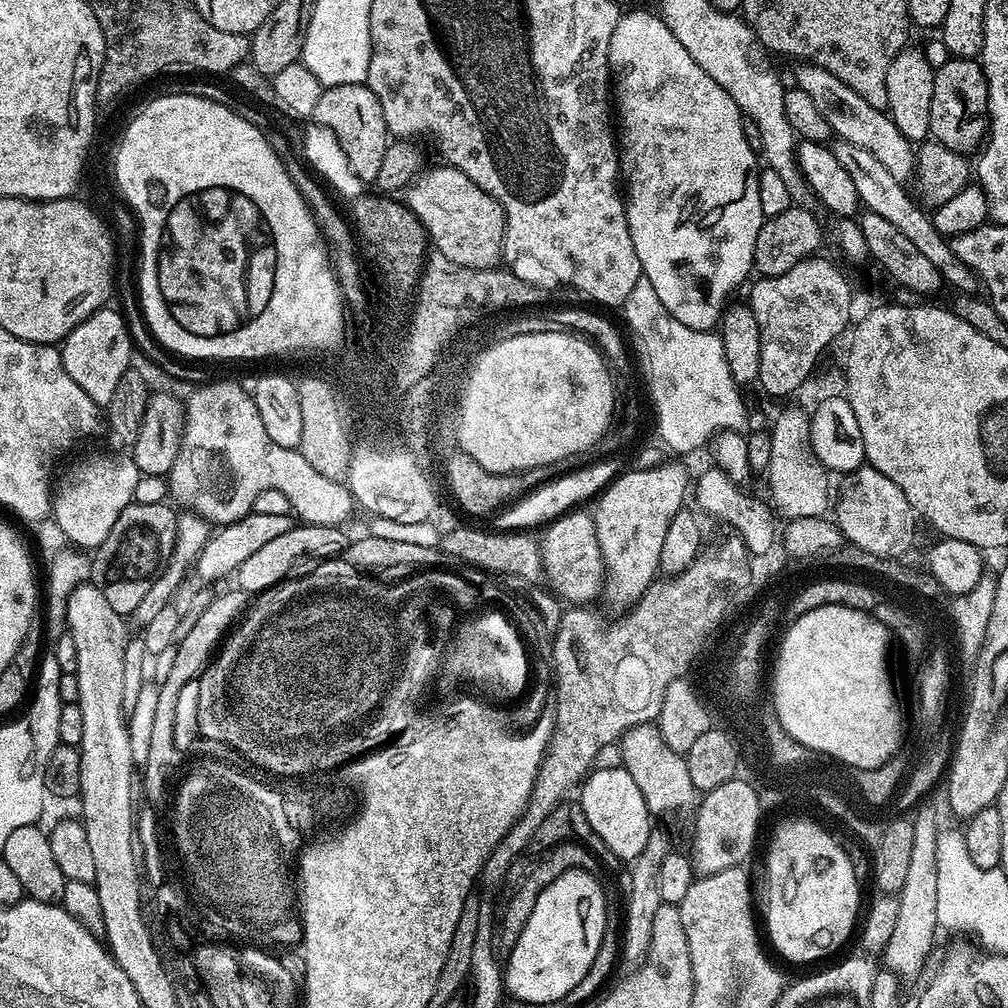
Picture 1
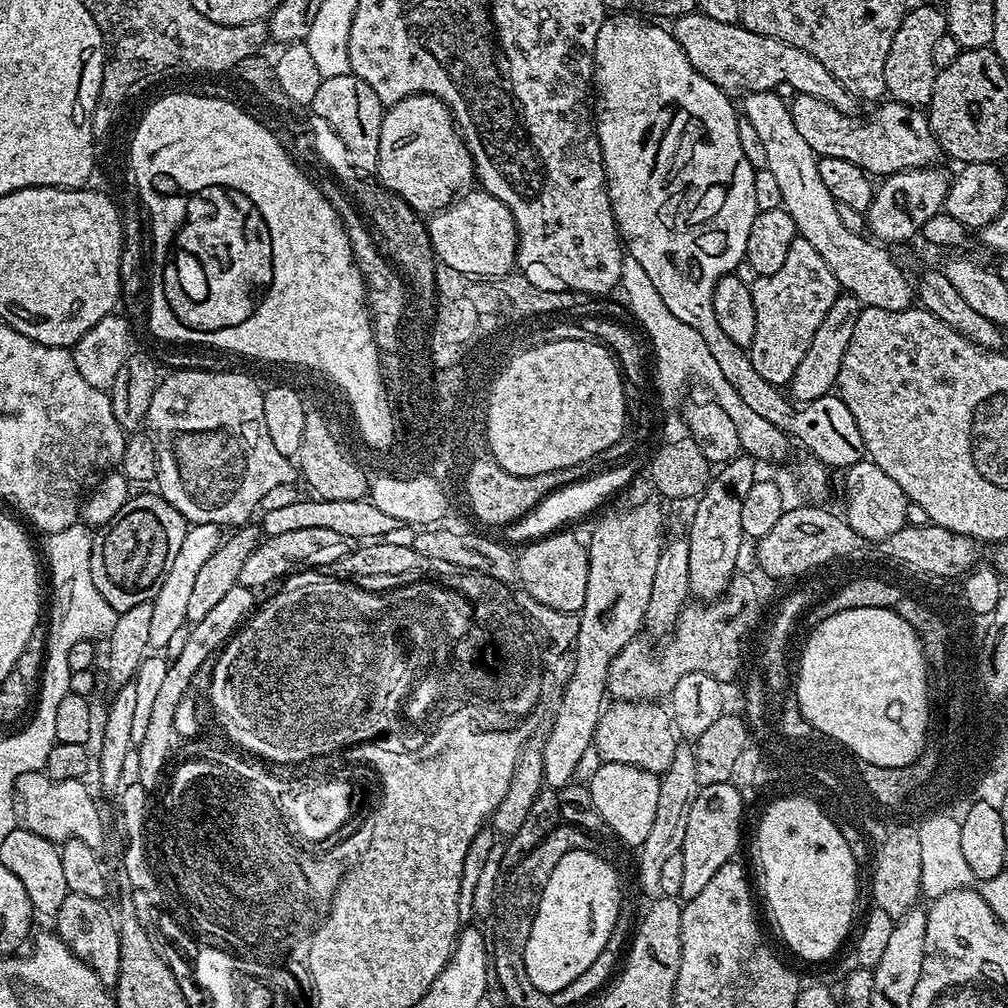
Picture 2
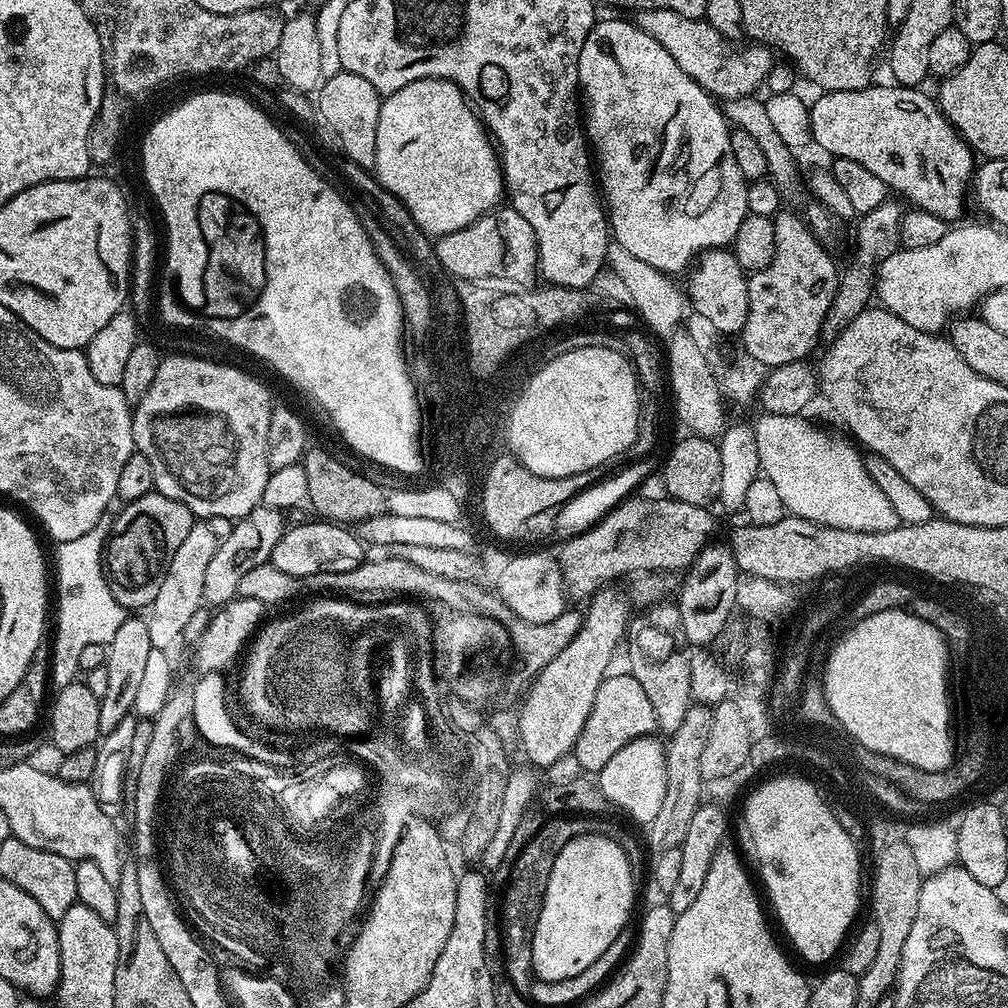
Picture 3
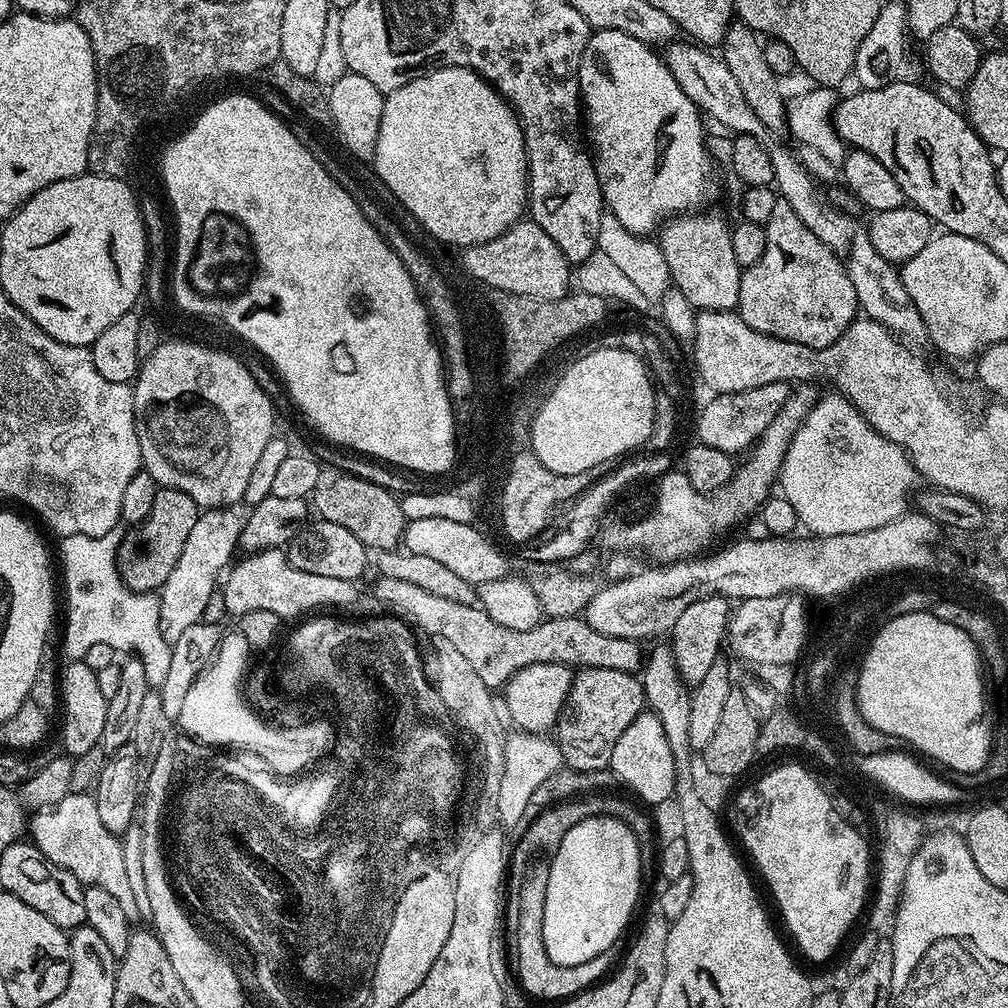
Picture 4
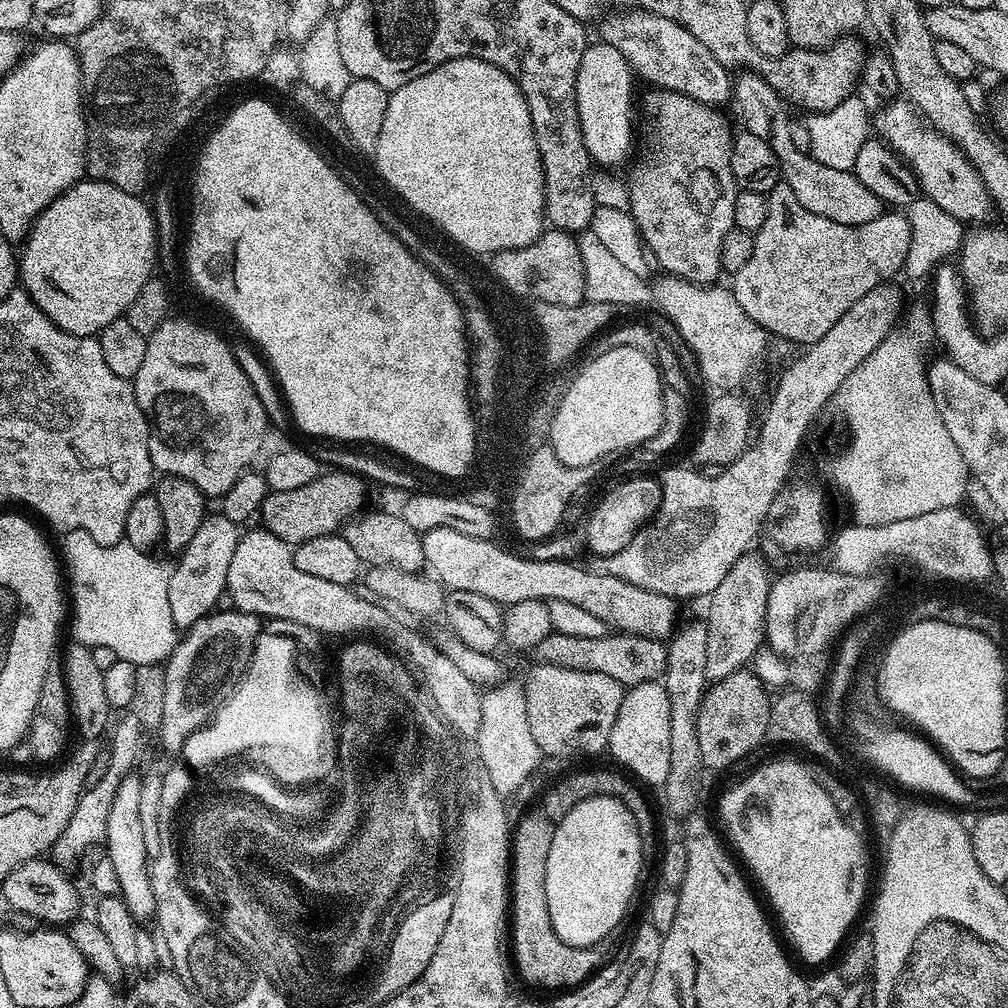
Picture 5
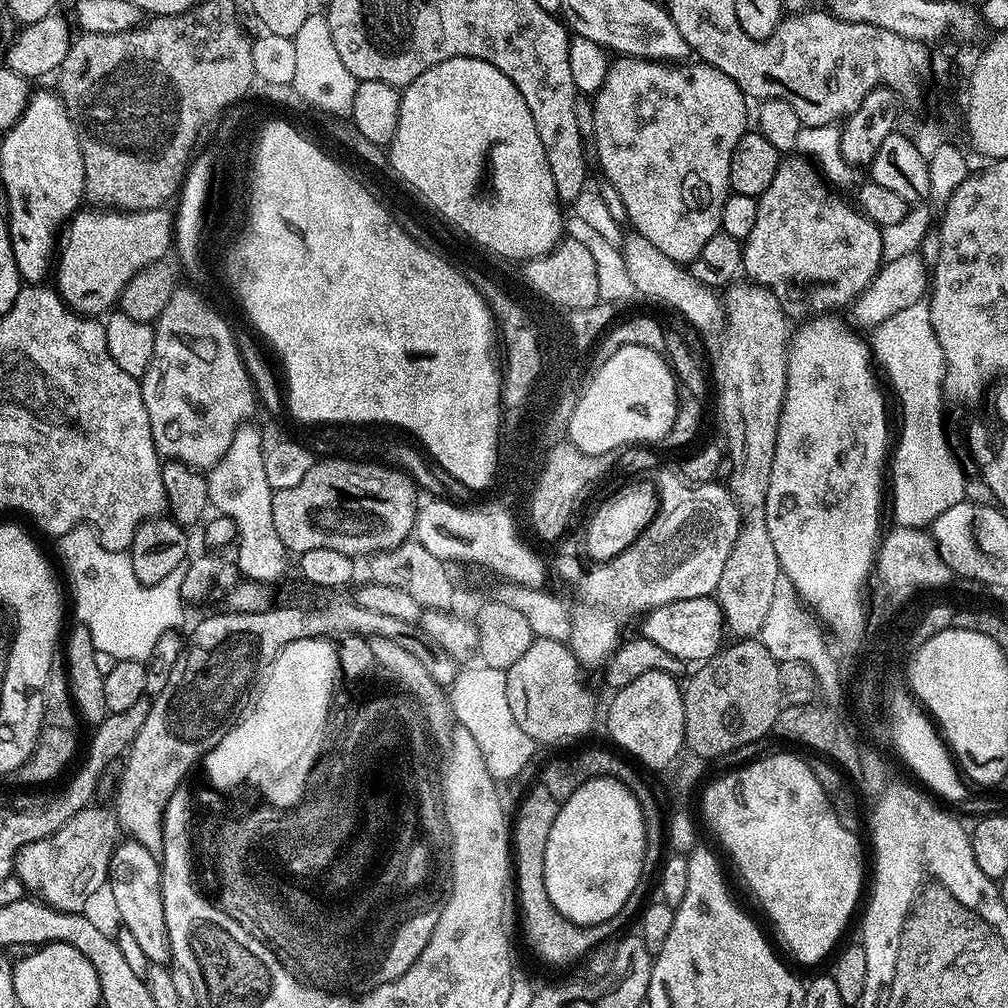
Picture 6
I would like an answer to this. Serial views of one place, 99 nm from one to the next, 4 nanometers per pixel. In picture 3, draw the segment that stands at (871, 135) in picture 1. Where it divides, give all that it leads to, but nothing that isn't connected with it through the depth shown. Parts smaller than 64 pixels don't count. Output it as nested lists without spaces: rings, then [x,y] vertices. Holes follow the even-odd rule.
[[[648,6],[635,13],[634,23],[642,30],[646,30],[646,34],[650,34],[650,38],[654,38],[654,42],[666,46],[666,50],[670,50],[670,58],[674,58],[674,62],[678,62],[678,66],[682,66],[685,74],[694,78],[694,82],[698,82],[698,86],[702,86],[717,101],[737,100],[743,96],[759,93],[759,88],[762,88],[768,75],[772,73],[774,67],[773,49],[755,42],[749,43],[747,45],[749,48],[736,48],[740,46],[727,40],[722,34],[718,34],[718,30],[714,30],[714,26],[710,26],[703,18],[695,20],[694,18],[686,18],[682,14],[674,14],[674,10],[669,8]]]

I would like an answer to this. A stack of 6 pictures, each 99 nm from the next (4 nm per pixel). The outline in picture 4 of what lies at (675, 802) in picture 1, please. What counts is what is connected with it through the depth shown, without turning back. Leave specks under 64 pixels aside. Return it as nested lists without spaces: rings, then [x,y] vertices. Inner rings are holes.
[[[579,669],[573,675],[563,712],[554,727],[554,739],[560,745],[564,764],[580,771],[609,767],[618,738],[622,738],[626,726],[630,726],[645,708],[644,688],[639,675],[622,670]]]

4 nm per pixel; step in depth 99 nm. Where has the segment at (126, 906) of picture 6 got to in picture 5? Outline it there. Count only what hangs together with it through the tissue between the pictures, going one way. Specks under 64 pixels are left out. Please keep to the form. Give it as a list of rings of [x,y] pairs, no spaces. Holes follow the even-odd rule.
[[[130,774],[122,778],[118,790],[114,794],[114,802],[110,805],[110,818],[106,818],[106,834],[104,840],[108,844],[106,858],[117,874],[120,883],[119,893],[126,902],[130,914],[137,922],[151,921],[156,915],[154,890],[152,889],[152,874],[150,871],[150,851],[143,841],[142,825],[139,817],[138,806],[141,802],[141,777]]]

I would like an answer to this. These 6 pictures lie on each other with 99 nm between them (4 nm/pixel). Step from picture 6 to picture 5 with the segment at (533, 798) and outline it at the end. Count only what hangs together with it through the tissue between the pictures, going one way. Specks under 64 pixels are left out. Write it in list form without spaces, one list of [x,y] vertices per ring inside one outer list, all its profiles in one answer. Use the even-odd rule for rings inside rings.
[[[528,810],[520,817],[521,820],[515,821],[514,827],[510,832],[510,940],[512,936],[512,952],[516,955],[516,968],[520,971],[520,976],[528,984],[533,984],[536,988],[560,988],[556,990],[571,990],[579,988],[593,972],[597,971],[609,959],[608,944],[601,942],[593,944],[591,948],[575,948],[566,942],[562,942],[562,938],[558,938],[558,934],[554,934],[554,926],[550,922],[550,910],[546,906],[546,858],[550,858],[550,842],[554,842],[554,821],[542,810]]]

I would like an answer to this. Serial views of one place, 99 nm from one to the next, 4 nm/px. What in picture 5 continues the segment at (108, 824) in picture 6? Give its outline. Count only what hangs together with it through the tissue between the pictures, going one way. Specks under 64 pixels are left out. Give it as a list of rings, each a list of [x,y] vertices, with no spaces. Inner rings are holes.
[[[128,710],[123,713],[120,721],[117,719],[111,725],[108,740],[108,765],[104,768],[104,773],[100,776],[100,781],[93,783],[80,797],[78,806],[66,826],[66,830],[58,838],[54,849],[54,860],[57,865],[67,866],[72,864],[91,844],[101,843],[106,834],[106,818],[110,818],[110,805],[114,802],[114,794],[122,782],[133,771],[136,759],[140,756],[140,739],[142,733],[138,718]],[[117,723],[117,724],[116,724]],[[112,736],[112,737],[111,737]],[[96,784],[96,785],[95,785]]]

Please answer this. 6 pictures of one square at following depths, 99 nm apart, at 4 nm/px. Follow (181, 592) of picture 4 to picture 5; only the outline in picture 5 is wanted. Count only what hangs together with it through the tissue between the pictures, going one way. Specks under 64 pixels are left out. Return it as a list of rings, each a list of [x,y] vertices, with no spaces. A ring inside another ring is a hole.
[[[221,512],[205,515],[194,537],[179,555],[178,564],[172,568],[171,580],[167,586],[171,618],[177,629],[187,630],[213,611],[216,602],[225,595],[228,585],[230,561],[237,549],[240,528]]]

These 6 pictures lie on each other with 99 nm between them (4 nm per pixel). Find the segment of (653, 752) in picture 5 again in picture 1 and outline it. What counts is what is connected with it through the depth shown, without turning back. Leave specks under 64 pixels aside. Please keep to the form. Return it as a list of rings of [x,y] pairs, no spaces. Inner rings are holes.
[[[624,767],[599,768],[589,771],[583,781],[579,789],[578,807],[585,812],[586,821],[599,838],[602,838],[611,855],[616,855],[620,860],[635,862],[642,850],[646,850],[646,842],[654,831],[654,817],[648,811],[642,790],[638,790],[638,782],[630,778]]]

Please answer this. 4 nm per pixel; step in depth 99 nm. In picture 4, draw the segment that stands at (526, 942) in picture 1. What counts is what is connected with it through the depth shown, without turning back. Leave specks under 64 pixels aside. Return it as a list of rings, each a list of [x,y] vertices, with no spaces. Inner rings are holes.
[[[588,816],[582,822],[578,822],[578,826],[574,826],[566,833],[566,838],[562,838],[562,842],[555,852],[551,853],[550,860],[552,860],[552,864],[547,865],[546,910],[542,914],[542,942],[550,962],[554,962],[558,966],[578,966],[582,962],[590,962],[590,958],[597,958],[598,954],[602,954],[602,950],[616,948],[618,944],[616,939],[623,934],[624,927],[627,926],[628,919],[631,918],[632,911],[635,910],[636,903],[640,900],[640,867],[642,867],[642,861],[638,854],[638,842],[634,833],[616,816]]]

